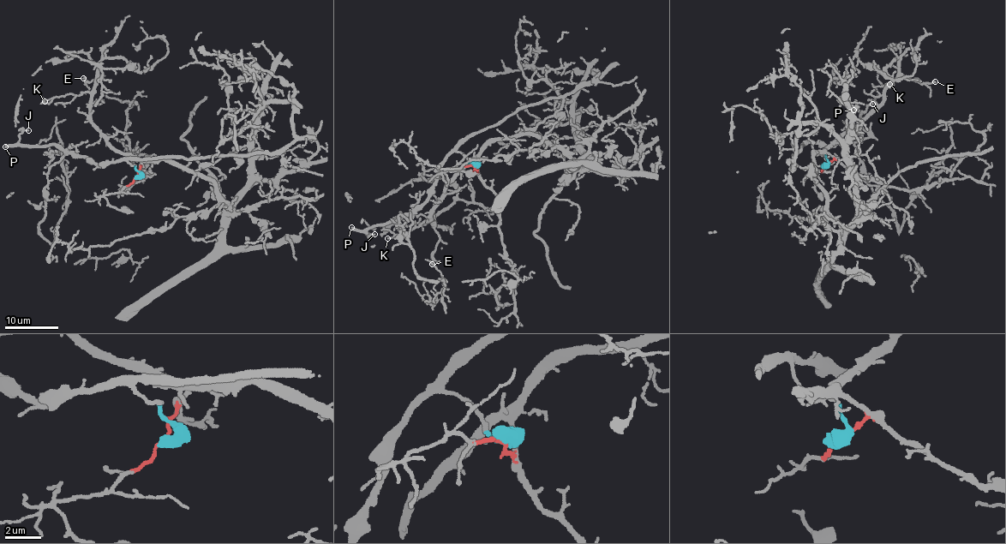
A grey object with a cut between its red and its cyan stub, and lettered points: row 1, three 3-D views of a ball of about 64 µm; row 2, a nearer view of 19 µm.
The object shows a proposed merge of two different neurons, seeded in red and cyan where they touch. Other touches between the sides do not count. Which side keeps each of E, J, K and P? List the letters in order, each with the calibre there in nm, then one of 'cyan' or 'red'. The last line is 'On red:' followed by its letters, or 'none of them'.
E: 240 nm | red
J: 150 nm | cyan
K: 120 nm | red
P: 300 nm | cyan
On red: E, K

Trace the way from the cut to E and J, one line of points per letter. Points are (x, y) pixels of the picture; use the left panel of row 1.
E: (136, 176), (141, 159), (122, 154), (106, 140), (92, 122), (90, 93), (98, 77), (89, 82), (84, 77)
J: (136, 176), (135, 166), (122, 161), (104, 165), (54, 146), (22, 146), (19, 136), (28, 131)

